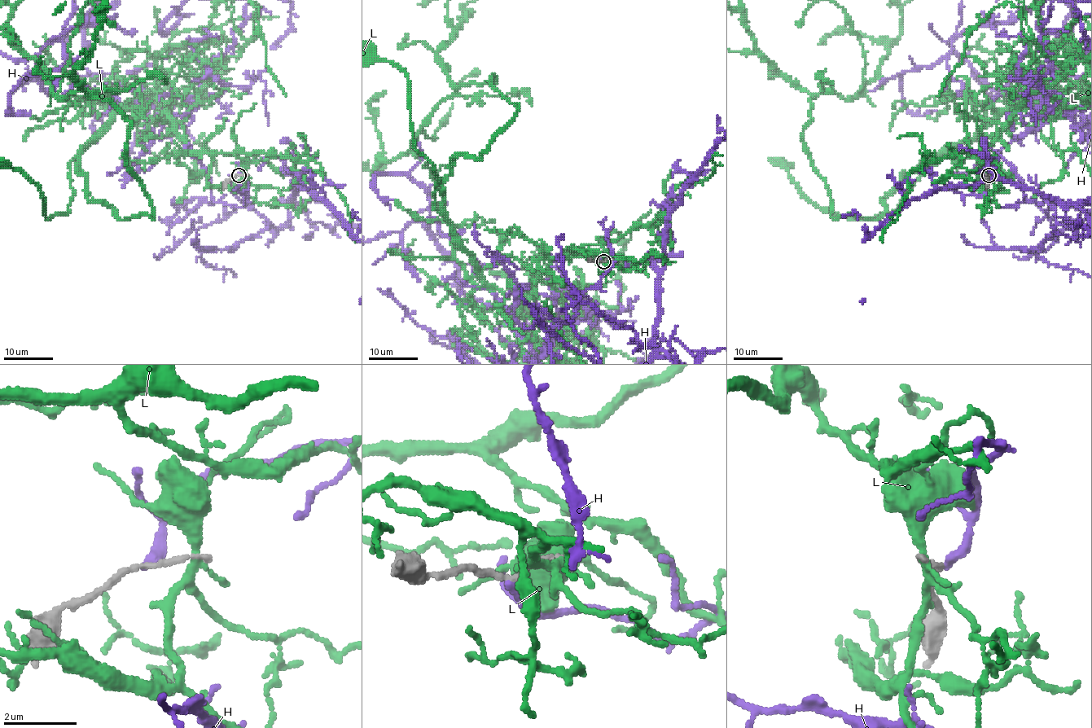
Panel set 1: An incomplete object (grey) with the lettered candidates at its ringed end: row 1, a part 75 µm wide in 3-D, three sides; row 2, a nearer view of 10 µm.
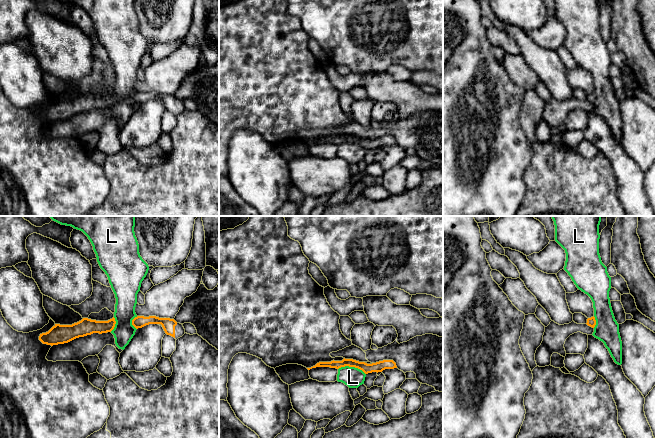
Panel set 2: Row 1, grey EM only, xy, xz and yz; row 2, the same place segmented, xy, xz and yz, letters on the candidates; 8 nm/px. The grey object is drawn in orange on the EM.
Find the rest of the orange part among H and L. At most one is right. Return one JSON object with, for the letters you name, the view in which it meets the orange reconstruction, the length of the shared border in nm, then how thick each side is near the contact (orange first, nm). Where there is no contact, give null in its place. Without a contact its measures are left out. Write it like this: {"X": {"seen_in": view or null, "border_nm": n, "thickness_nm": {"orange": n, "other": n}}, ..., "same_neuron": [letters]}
{"H": {"seen_in": null}, "same_neuron": ["H"]}

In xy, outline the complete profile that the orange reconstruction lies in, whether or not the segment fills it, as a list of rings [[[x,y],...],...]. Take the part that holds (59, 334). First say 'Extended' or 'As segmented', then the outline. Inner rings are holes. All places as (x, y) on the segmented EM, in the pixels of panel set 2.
As segmented. [[[114,317],[108,321],[96,321],[83,318],[81,321],[72,325],[55,324],[48,332],[40,334],[39,340],[43,344],[51,346],[64,344],[93,333],[102,334],[111,332],[115,324],[116,321]]]

